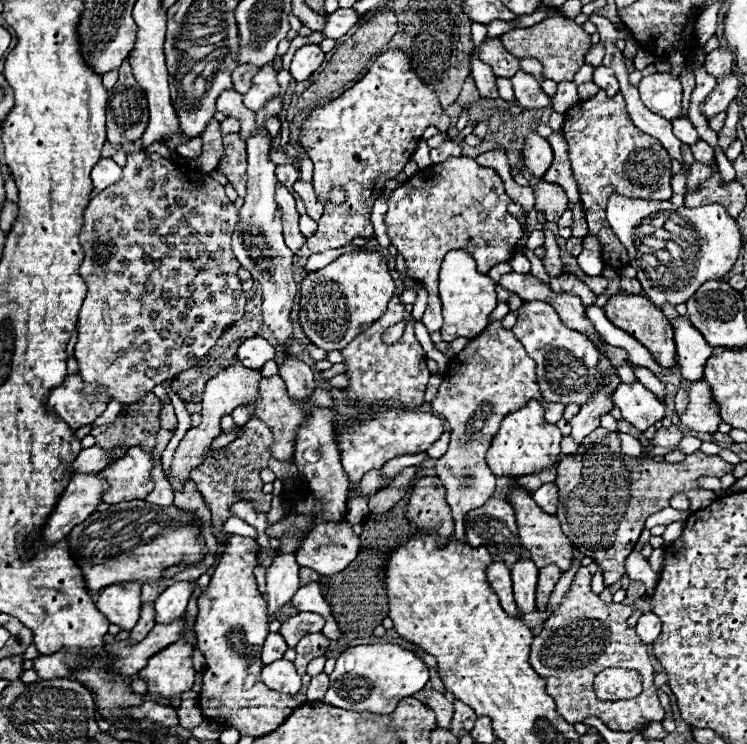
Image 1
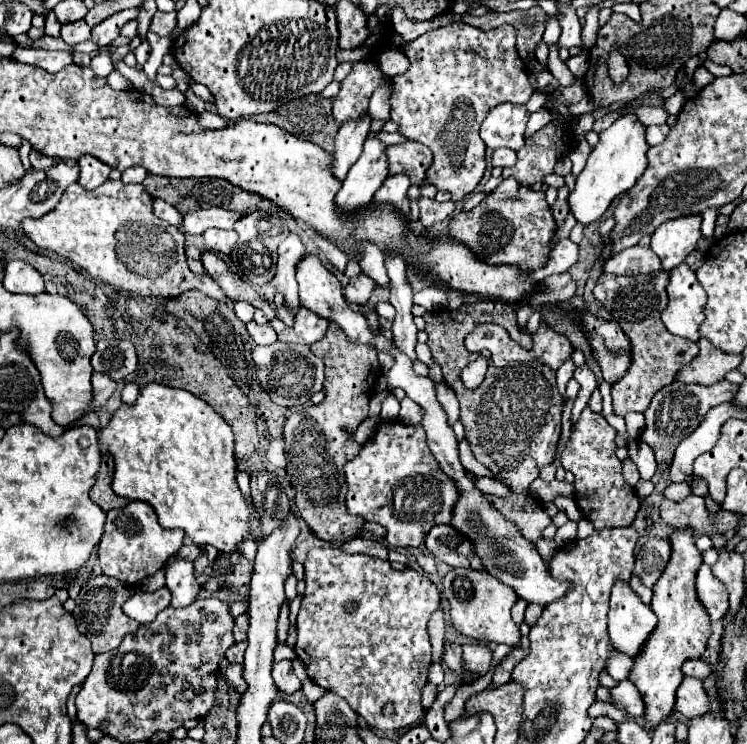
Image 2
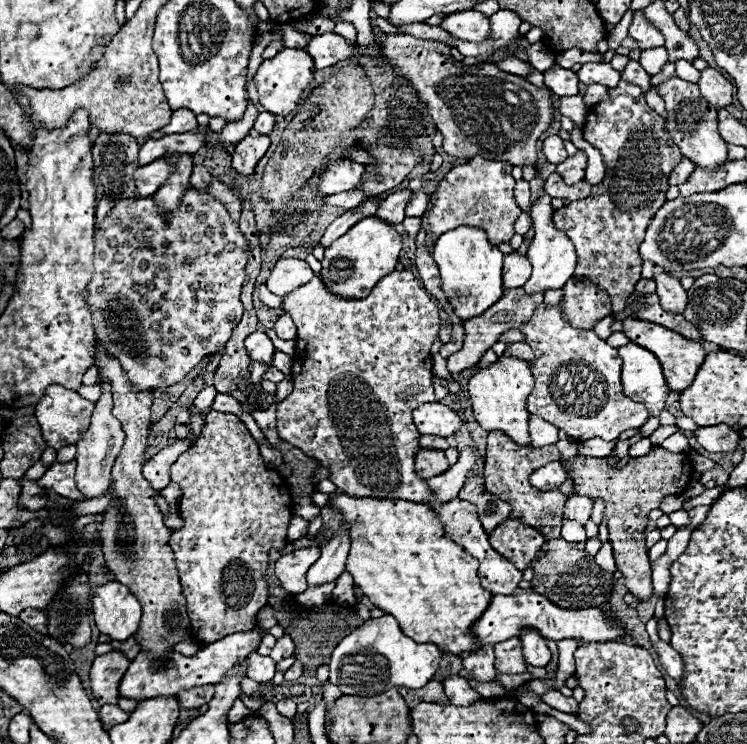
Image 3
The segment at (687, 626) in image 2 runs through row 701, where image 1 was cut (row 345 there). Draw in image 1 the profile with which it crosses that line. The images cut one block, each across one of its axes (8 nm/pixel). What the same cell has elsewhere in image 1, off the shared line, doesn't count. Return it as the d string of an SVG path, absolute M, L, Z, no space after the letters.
M616 294L608 300L608 304L604 306L606 316L610 318L612 324L616 324L618 328L622 328L624 332L632 334L638 342L642 342L648 352L652 354L652 358L662 366L662 368L672 368L676 366L676 346L674 346L674 332L672 332L672 324L670 320L662 314L662 310L658 306L654 306L646 296L638 296L638 294Z

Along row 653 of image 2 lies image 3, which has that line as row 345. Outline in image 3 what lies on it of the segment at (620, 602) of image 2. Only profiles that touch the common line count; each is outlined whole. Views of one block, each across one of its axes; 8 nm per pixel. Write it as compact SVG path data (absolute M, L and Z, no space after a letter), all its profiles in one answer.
M634 342L620 346L618 354L624 360L622 386L626 390L626 396L642 402L650 410L650 416L660 416L670 388L664 382L658 358Z

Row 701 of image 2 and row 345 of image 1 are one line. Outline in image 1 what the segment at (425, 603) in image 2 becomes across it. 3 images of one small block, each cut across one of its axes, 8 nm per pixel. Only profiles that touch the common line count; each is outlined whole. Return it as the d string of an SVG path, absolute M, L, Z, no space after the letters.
M396 292L388 304L388 310L378 318L372 326L368 326L362 334L358 334L346 348L342 348L342 356L346 364L346 376L350 384L344 388L348 402L358 408L372 408L372 406L390 406L386 402L396 402L408 408L418 408L424 404L424 390L430 378L430 370L426 366L426 354L420 342L414 336L412 322L406 324L402 338L394 344L384 344L382 334L386 328L402 322L406 318L404 304L400 302L400 292Z

